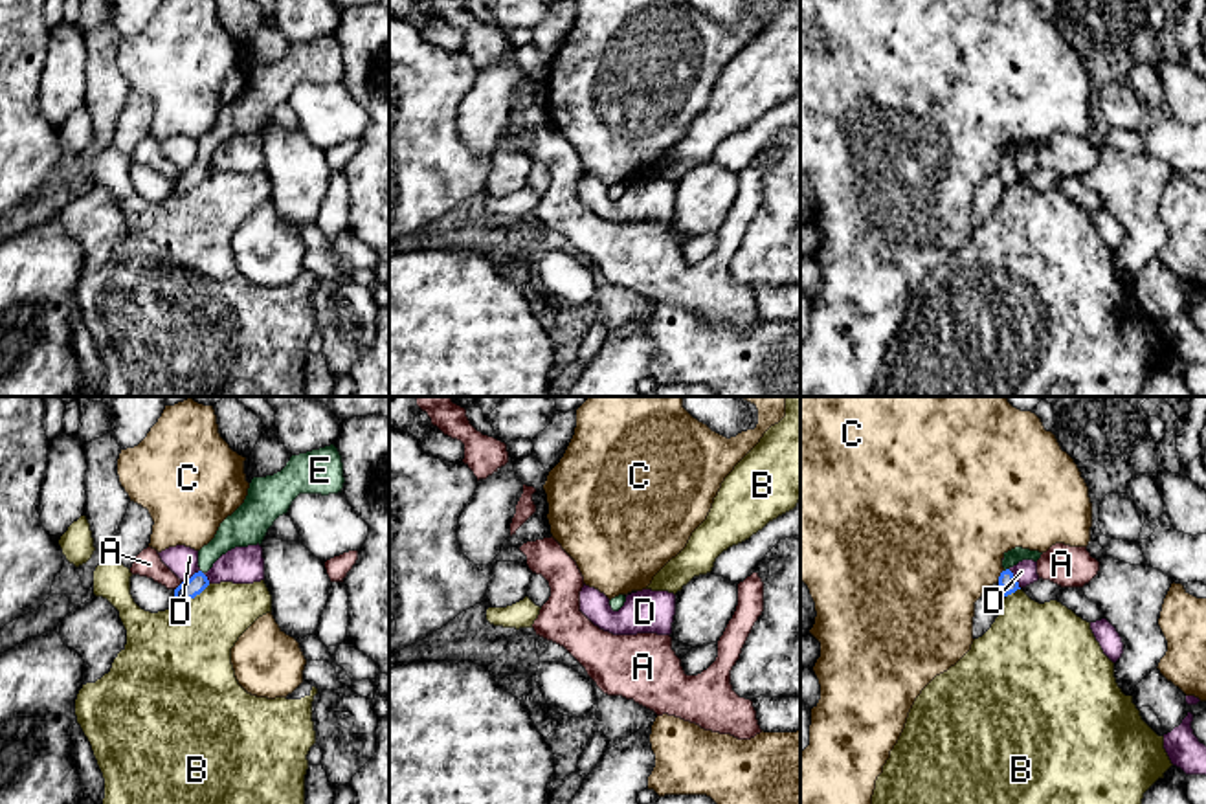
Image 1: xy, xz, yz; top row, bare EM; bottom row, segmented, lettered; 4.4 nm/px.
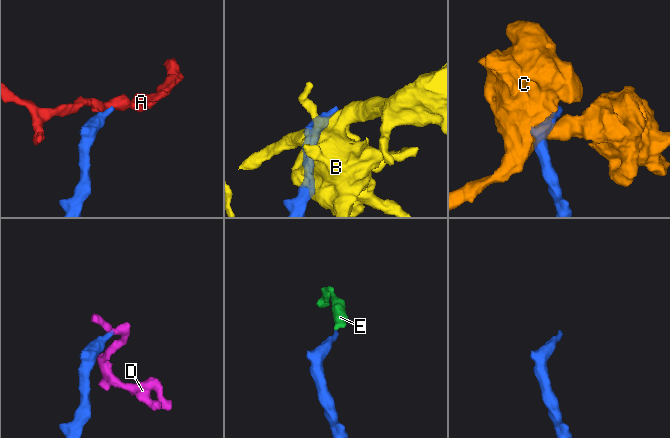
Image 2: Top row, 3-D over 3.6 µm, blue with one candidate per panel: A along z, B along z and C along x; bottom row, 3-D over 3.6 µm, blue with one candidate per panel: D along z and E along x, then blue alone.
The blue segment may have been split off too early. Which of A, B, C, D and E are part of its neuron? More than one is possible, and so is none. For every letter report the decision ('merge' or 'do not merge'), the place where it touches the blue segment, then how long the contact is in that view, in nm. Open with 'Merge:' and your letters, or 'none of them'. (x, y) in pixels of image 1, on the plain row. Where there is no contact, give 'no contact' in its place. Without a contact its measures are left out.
Merge: E
A: do not merge; meets blue in xy at (178, 175); contact 50 nm long
B: do not merge; meets blue in xy at (191, 186); contact 190 nm long
C: do not merge; meets blue in yz at (1001, 164); contact 60 nm long
D: do not merge; meets blue in yz at (1014, 167); contact 100 nm long
E: merge; meets blue in yz at (1006, 158); contact 30 nm long

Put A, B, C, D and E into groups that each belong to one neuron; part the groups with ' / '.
A / B / C / D / E

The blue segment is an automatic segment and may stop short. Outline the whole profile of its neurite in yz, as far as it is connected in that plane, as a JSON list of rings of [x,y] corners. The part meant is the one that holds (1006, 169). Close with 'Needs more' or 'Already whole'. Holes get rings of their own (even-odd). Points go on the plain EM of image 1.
[[[1015,136],[1008,141],[1004,141],[1004,149],[1002,149],[1002,156],[1004,160],[999,165],[999,174],[1004,182],[1004,185],[1015,182],[1019,176],[1019,171],[1015,169],[1013,162],[1010,160],[1013,154],[1017,154],[1022,149],[1033,149],[1037,151],[1041,147],[1043,141],[1039,140],[1030,140],[1030,138],[1022,138],[1022,136]]]. Needs more

